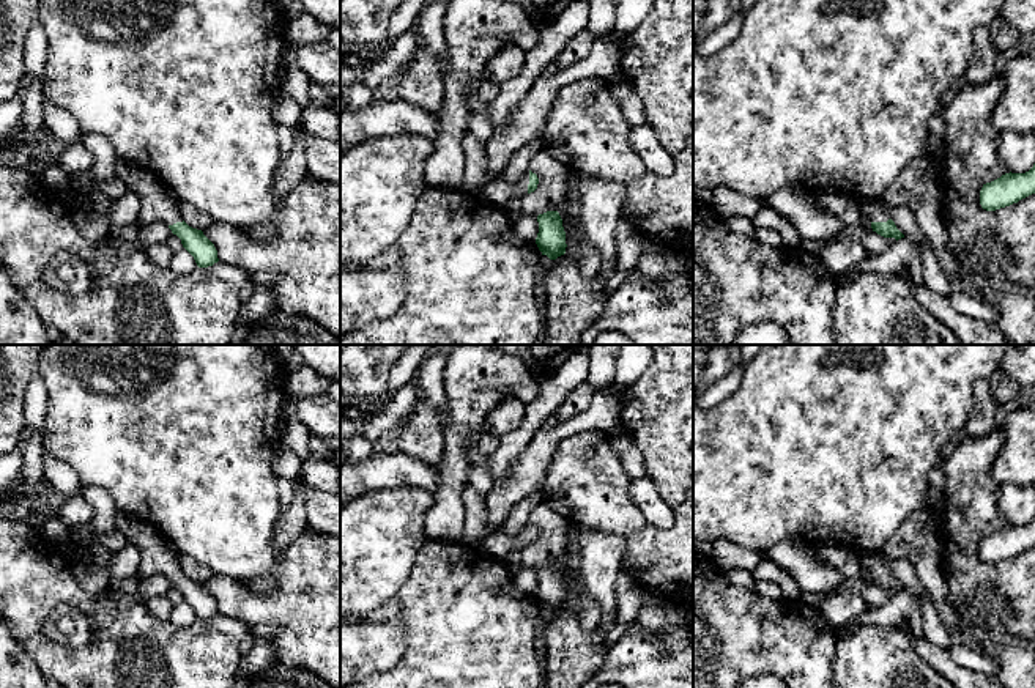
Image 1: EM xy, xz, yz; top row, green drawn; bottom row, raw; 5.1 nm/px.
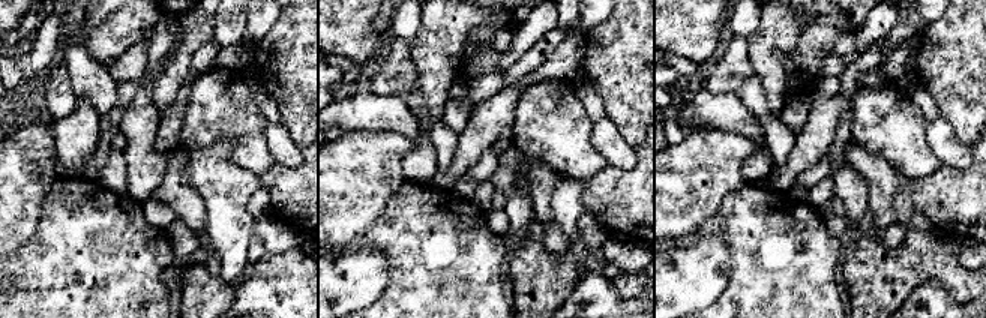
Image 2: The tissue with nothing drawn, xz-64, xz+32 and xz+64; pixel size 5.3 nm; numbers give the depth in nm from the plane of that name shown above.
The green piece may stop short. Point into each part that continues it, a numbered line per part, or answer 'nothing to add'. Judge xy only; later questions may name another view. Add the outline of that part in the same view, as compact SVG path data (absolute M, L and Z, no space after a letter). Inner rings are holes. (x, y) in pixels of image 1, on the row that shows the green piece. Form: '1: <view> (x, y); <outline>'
1: xy (158, 203); M117 156L115 175L140 198L137 224L140 227L162 222L183 222L180 200L148 170L129 159Z

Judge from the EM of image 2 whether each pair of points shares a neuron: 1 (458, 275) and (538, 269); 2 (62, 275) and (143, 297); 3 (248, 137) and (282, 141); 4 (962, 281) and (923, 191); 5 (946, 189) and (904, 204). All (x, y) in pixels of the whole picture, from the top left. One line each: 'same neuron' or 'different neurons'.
1: different neurons
2: same neuron
3: different neurons
4: different neurons
5: different neurons

